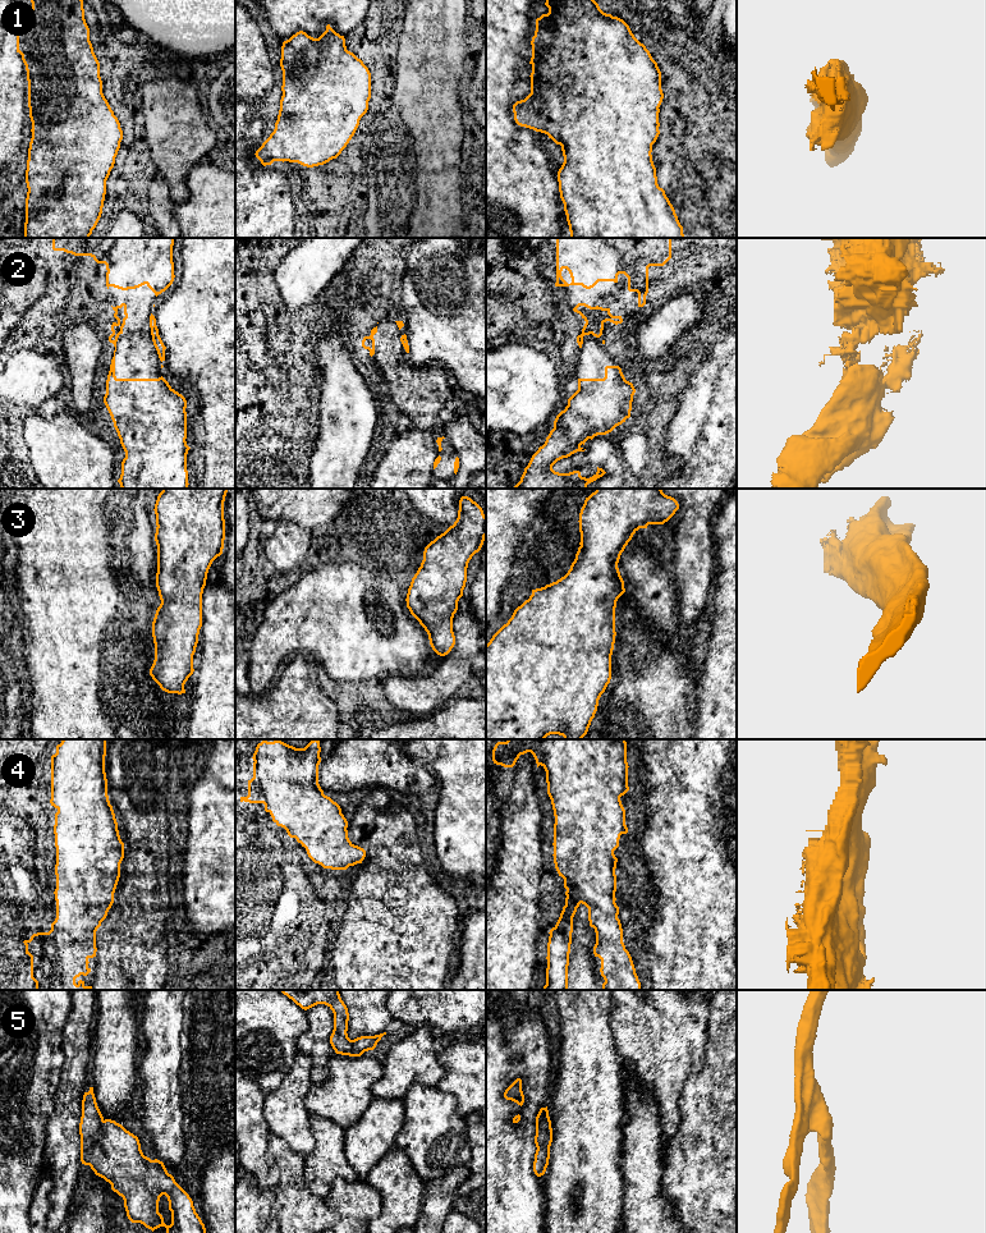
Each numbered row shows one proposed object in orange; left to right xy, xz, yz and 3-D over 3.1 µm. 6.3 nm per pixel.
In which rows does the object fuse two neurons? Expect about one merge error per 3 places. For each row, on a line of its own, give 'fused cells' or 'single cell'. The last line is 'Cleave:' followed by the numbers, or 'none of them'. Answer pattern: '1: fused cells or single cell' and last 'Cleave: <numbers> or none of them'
1: single cell
2: single cell
3: single cell
4: single cell
5: single cell
Cleave: none of them

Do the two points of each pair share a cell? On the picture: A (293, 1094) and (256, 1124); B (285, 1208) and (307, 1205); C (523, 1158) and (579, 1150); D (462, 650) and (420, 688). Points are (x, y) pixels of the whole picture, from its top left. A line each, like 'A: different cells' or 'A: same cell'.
A: different cells
B: same cell
C: different cells
D: same cell

